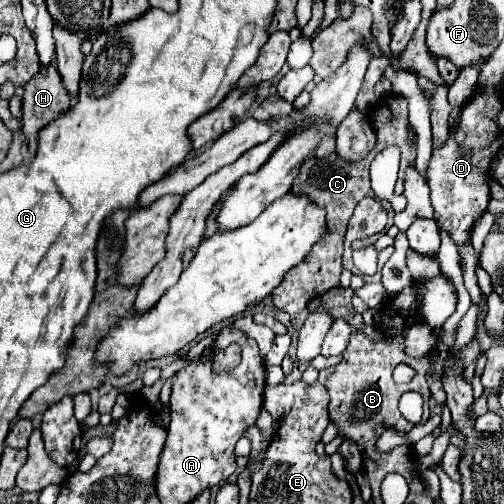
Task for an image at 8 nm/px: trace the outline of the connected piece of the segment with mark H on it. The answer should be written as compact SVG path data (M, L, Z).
M47 65L37 75L33 75L27 83L23 83L23 133L29 143L29 151L37 151L37 133L41 127L45 127L51 119L55 119L61 111L65 111L71 105L71 95L63 87L63 79L55 65Z

